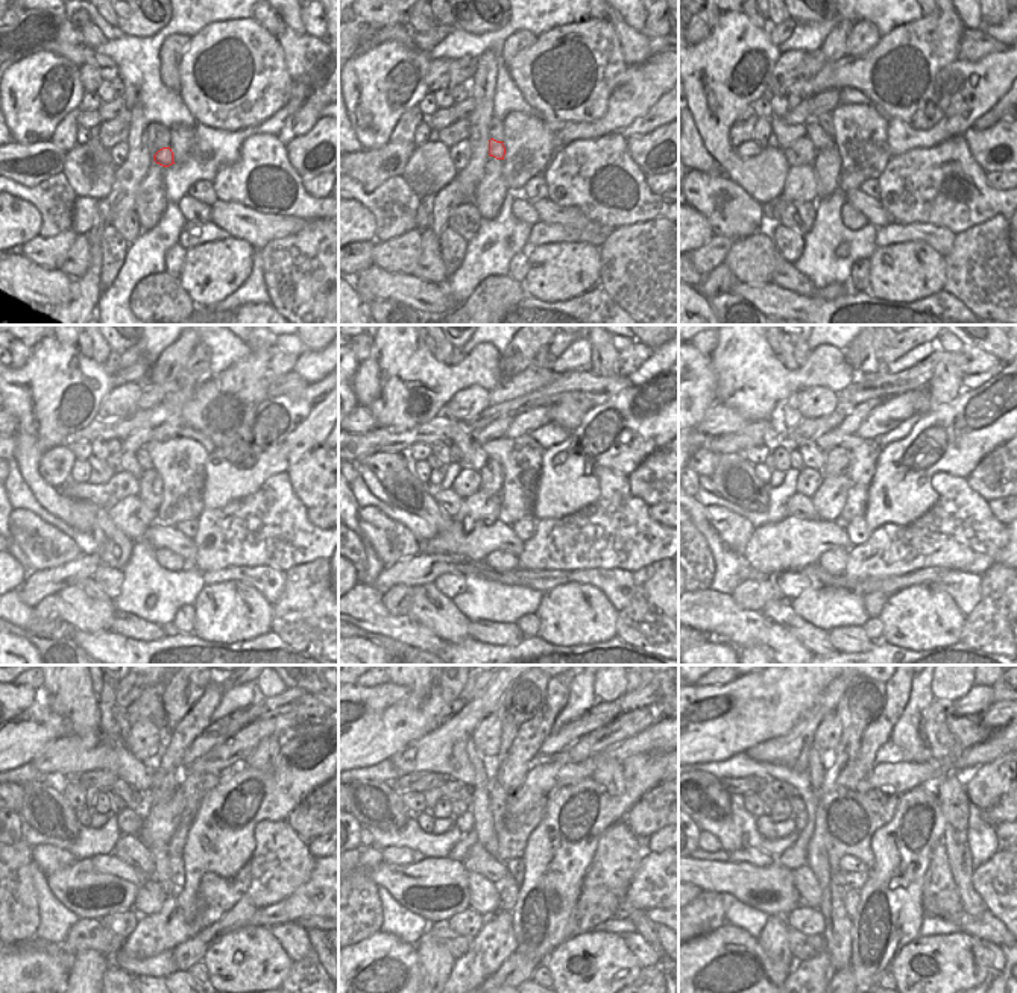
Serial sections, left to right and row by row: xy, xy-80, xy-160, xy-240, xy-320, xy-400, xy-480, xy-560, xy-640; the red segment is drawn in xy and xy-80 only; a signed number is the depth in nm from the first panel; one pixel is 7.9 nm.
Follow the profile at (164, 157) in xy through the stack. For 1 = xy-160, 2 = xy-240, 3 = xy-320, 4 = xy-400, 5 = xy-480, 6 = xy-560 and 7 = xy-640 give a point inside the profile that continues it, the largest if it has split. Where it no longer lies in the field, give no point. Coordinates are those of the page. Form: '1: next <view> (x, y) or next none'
1: next xy-160 (821, 140)
2: next xy-240 (128, 462)
3: next xy-320 (463, 441)
4: next xy-400 (790, 415)
5: next xy-480 (111, 734)
6: next xy-560 (450, 696)
7: next none

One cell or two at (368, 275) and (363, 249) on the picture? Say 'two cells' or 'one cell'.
two cells

